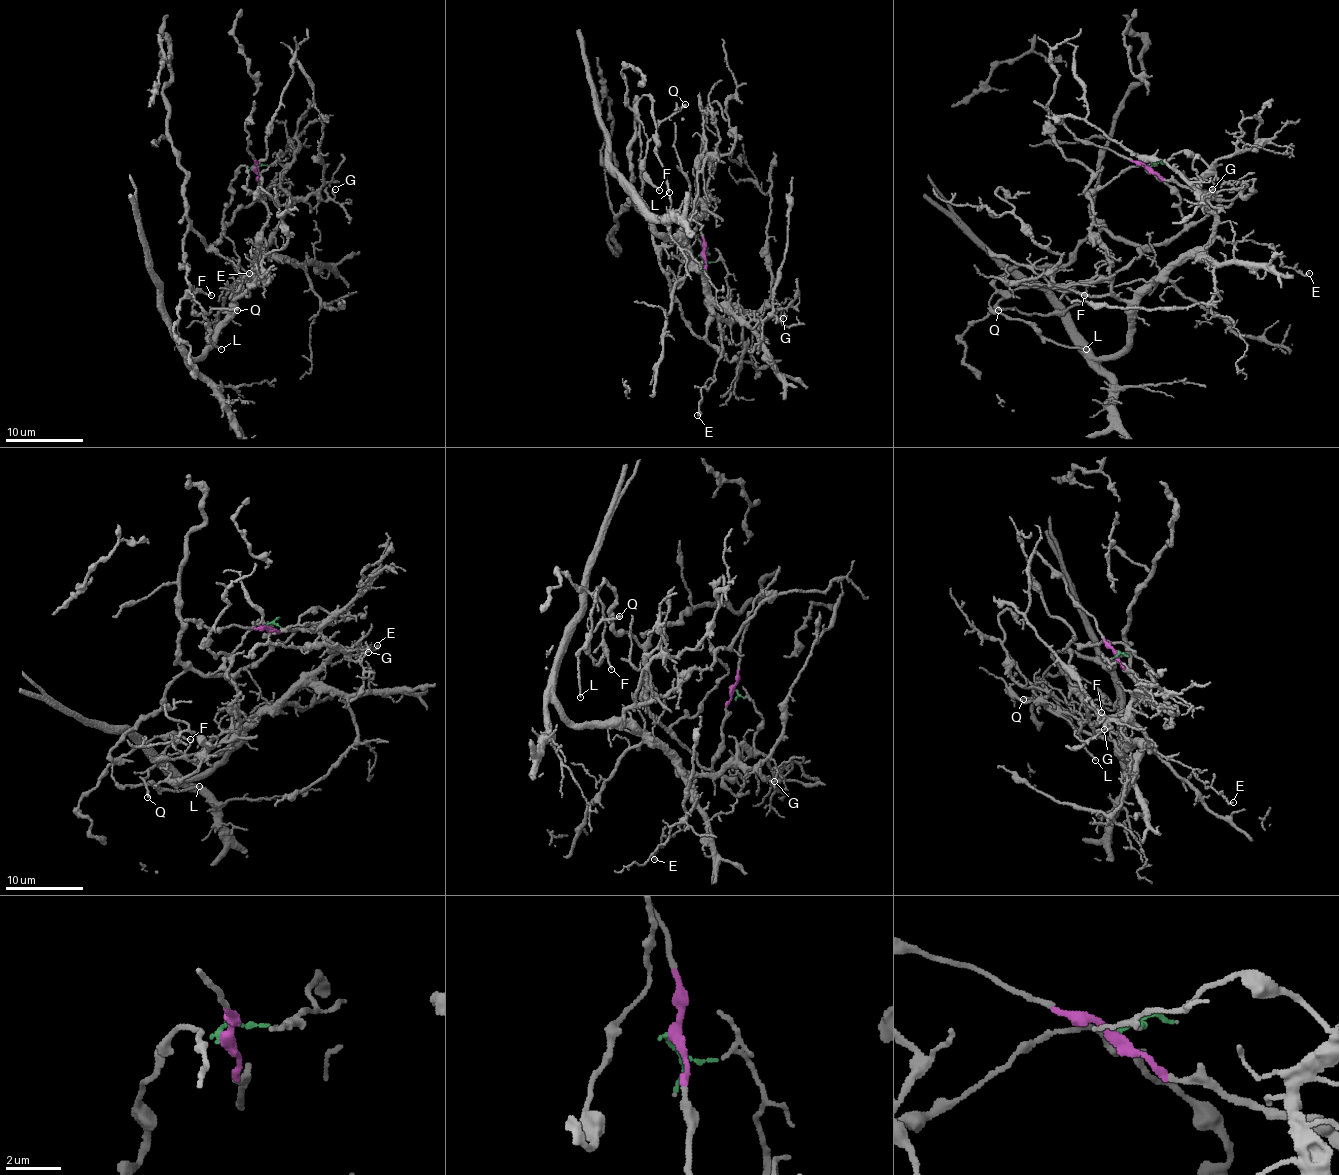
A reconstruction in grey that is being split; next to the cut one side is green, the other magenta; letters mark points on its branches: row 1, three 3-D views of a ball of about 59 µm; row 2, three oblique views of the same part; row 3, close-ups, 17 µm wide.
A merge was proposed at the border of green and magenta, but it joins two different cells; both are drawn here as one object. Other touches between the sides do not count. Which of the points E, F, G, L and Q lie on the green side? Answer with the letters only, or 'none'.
E, G

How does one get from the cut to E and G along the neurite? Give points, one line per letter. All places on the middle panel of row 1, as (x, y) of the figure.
E: (701, 254), (724, 264), (726, 309), (736, 309), (722, 321), (722, 358), (701, 389), (697, 416)
G: (701, 254), (724, 264), (726, 307), (732, 315), (730, 305), (741, 311), (782, 309), (782, 319)

